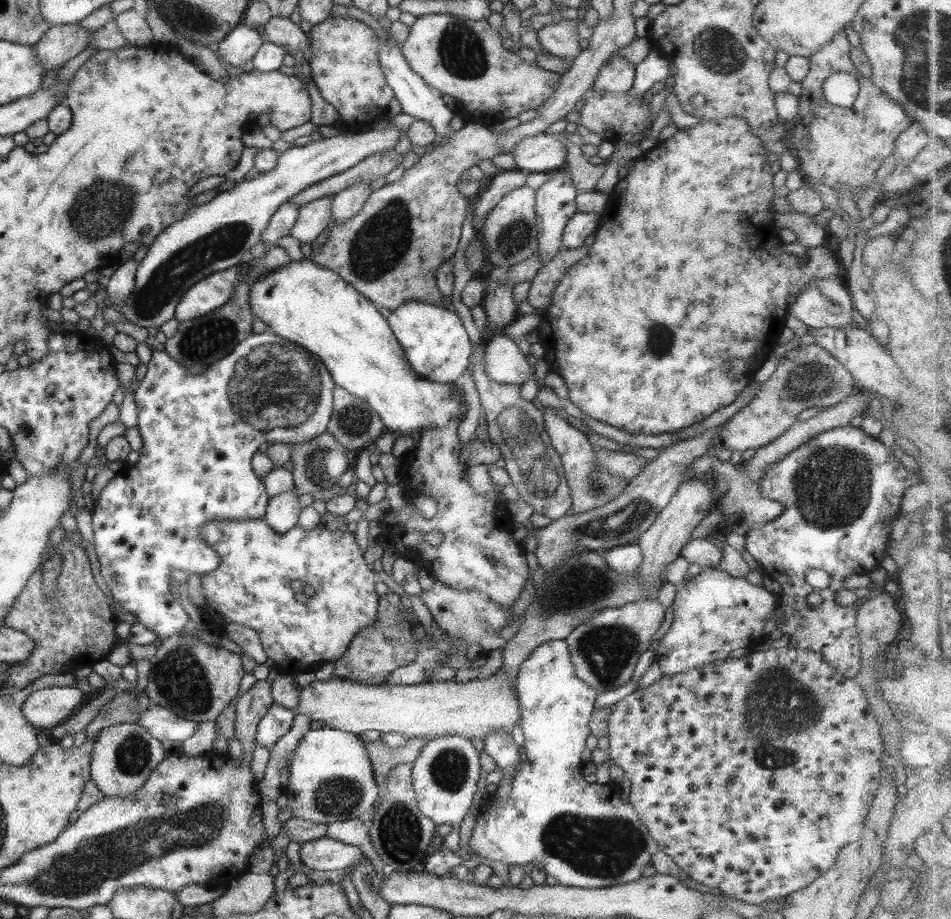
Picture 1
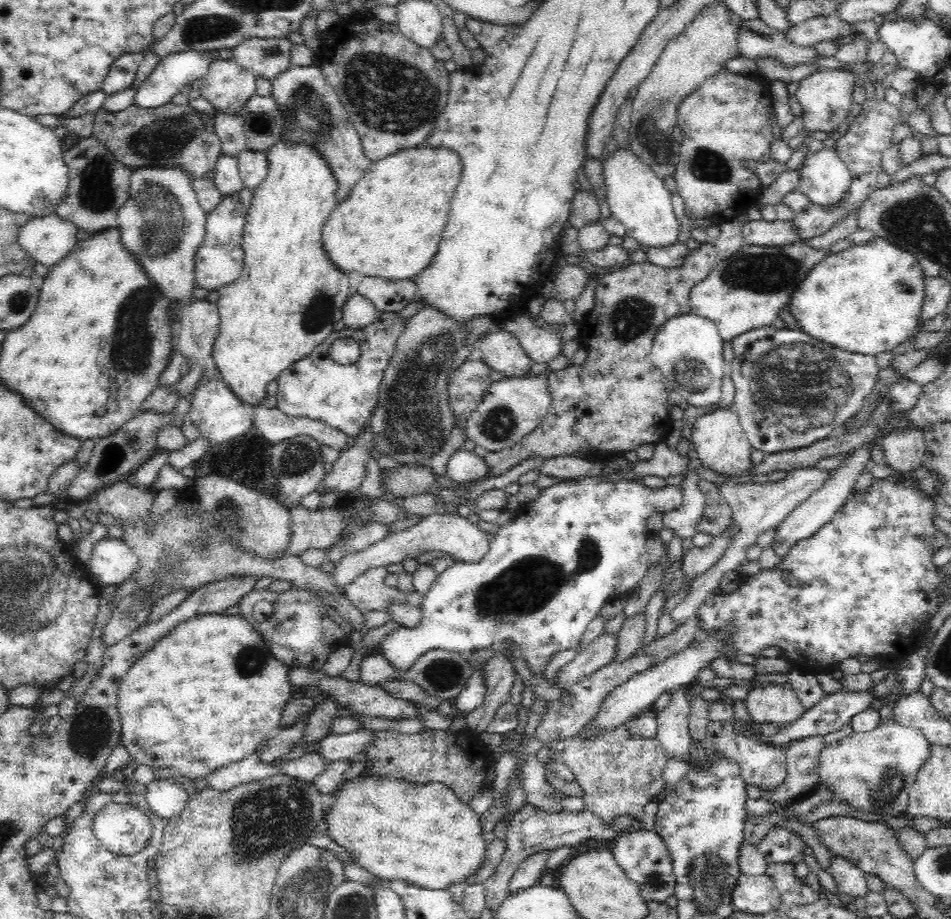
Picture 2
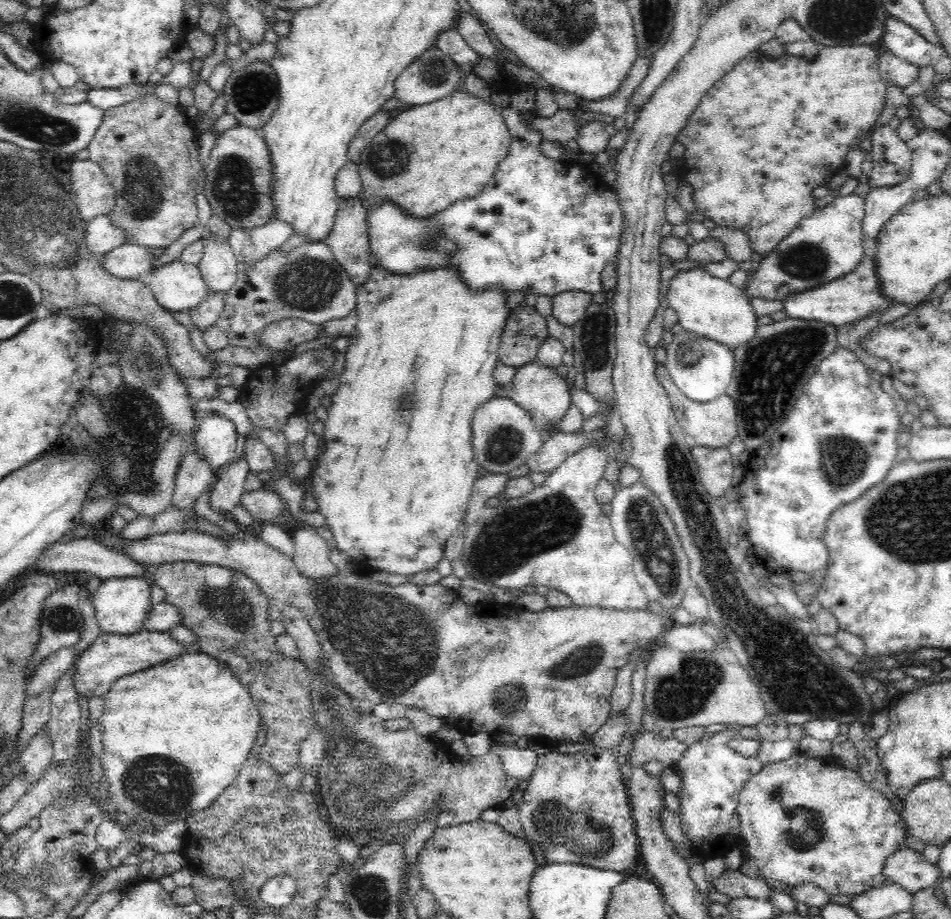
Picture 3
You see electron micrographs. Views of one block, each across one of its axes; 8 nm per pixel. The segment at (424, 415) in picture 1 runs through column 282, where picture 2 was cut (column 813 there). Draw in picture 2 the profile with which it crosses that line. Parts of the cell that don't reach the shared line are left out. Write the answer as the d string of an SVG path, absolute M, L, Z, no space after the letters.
M880 237L862 245L831 253L812 266L806 278L796 286L788 304L800 331L822 342L853 354L877 355L892 351L912 334L918 333L920 306L924 298L924 273L917 258Z

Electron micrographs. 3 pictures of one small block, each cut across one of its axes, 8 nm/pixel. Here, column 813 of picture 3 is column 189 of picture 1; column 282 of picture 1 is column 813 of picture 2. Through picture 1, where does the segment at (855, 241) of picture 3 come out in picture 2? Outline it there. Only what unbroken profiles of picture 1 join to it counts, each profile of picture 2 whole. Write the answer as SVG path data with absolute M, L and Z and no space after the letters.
M825 147L808 154L798 166L798 173L798 188L811 204L821 204L825 208L840 202L852 180L835 149Z

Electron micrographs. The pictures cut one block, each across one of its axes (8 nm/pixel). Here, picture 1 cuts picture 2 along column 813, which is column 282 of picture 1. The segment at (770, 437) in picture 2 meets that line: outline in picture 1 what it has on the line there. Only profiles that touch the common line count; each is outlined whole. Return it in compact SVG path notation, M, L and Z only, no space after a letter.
M261 332L261 334L249 333L247 338L238 342L233 351L218 362L212 363L207 368L201 370L197 375L189 375L177 362L174 362L164 351L152 349L151 360L148 363L148 371L143 380L139 381L133 394L134 404L136 405L137 430L141 439L142 447L138 450L138 460L125 476L115 475L101 490L99 501L89 504L91 515L91 526L93 531L93 545L96 558L99 562L99 573L103 577L105 586L109 588L113 600L121 605L123 610L135 615L135 622L141 623L156 634L161 640L175 635L181 631L189 620L187 613L183 611L180 603L177 602L169 592L168 581L171 570L181 570L193 572L195 575L207 574L215 570L219 560L213 549L203 543L199 537L199 528L207 520L243 520L243 518L262 518L265 514L265 508L268 504L268 497L262 484L262 479L255 476L250 460L253 454L257 452L257 446L263 441L268 443L281 442L281 444L293 445L305 440L311 440L318 435L326 432L332 412L332 391L336 387L332 382L331 376L327 373L325 366L315 355L308 353L303 347L289 342L284 338L274 335L271 332Z

